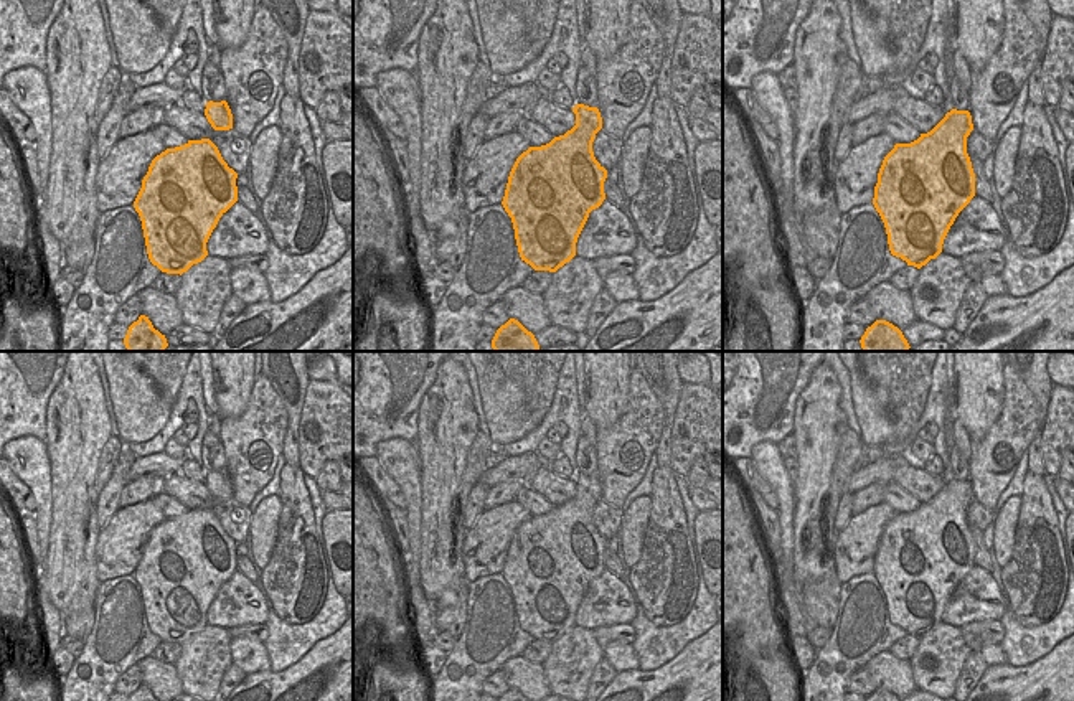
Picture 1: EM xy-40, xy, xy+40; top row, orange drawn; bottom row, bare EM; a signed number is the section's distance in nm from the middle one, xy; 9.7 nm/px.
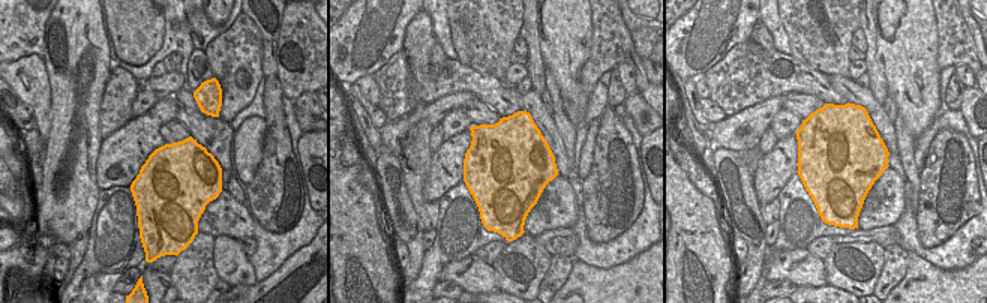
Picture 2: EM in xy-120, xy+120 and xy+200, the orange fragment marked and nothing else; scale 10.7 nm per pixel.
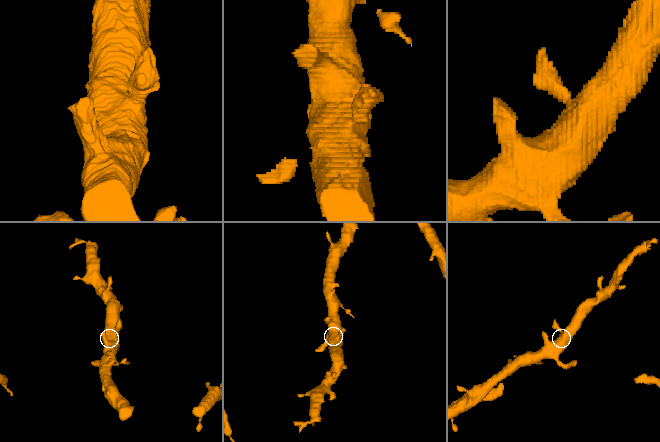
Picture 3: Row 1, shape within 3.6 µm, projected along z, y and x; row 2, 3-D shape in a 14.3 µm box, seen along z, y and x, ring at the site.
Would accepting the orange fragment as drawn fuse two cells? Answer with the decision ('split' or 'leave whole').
leave whole

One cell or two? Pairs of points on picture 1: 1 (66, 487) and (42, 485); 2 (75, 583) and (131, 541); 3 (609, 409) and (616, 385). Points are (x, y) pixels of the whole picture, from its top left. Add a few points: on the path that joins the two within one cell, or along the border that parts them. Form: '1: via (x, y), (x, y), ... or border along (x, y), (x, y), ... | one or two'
1: border along (45, 447), (50, 457), (51, 525) | two
2: border along (101, 530), (96, 540), (96, 578), (99, 583) | two
3: via (609, 403), (609, 391) | one

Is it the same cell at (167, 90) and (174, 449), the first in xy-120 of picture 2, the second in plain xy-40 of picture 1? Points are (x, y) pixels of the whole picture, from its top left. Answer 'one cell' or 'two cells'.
two cells

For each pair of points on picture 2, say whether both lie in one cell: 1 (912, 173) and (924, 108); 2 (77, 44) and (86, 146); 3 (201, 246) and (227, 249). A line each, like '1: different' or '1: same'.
1: different
2: same
3: different

